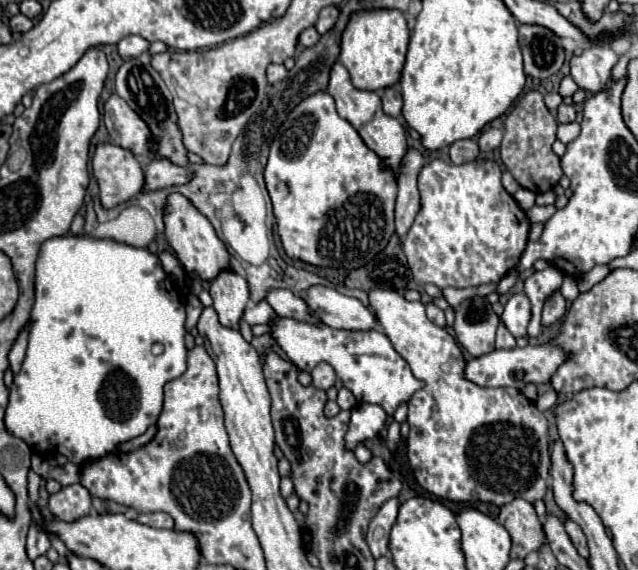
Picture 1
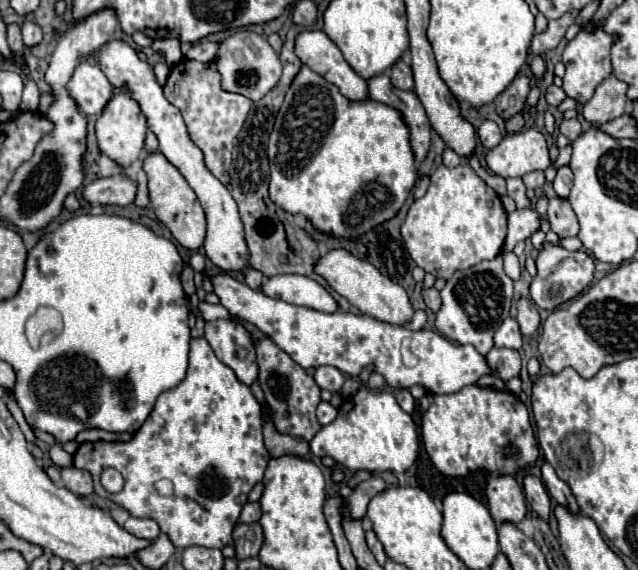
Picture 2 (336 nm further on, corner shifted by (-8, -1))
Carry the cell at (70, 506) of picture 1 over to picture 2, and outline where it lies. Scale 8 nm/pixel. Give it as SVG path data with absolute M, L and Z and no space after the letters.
M67 467L67 469L61 469L61 477L63 477L65 487L69 491L73 491L75 495L85 497L85 495L93 493L93 479L91 479L89 471L83 471L77 467Z

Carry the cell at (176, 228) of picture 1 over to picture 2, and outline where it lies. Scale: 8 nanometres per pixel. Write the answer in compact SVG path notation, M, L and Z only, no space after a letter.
M161 153L147 155L143 159L143 169L149 177L149 195L151 195L151 207L155 207L157 219L171 231L171 235L191 251L199 251L205 241L205 213L203 207L197 201L197 195L193 189L187 185L183 175L173 167Z

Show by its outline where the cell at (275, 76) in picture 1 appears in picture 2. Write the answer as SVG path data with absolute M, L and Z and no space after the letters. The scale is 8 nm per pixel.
M239 31L233 37L227 37L225 41L221 41L215 63L223 77L223 81L221 81L223 89L241 93L253 101L259 101L267 91L271 91L281 77L279 55L273 51L273 47L267 43L265 37L251 33L251 31Z

